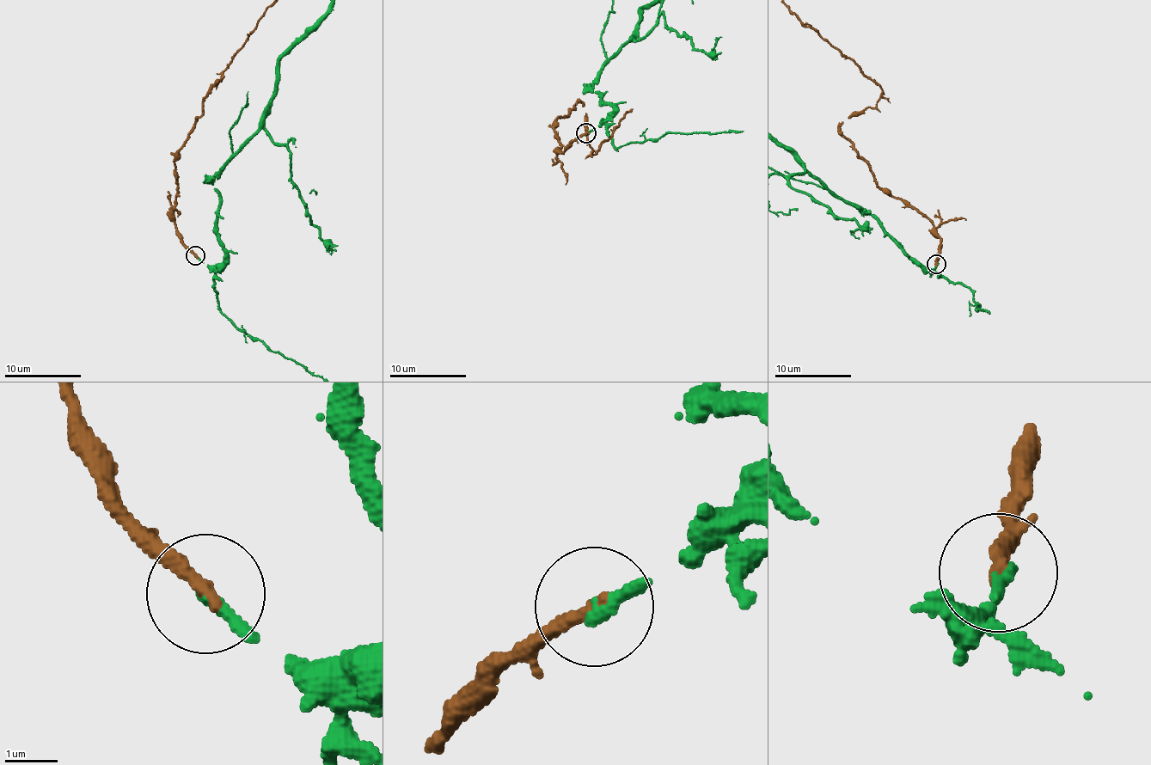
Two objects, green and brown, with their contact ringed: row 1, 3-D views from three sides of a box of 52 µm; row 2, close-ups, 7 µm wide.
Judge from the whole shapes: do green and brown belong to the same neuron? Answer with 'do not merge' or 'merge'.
merge

